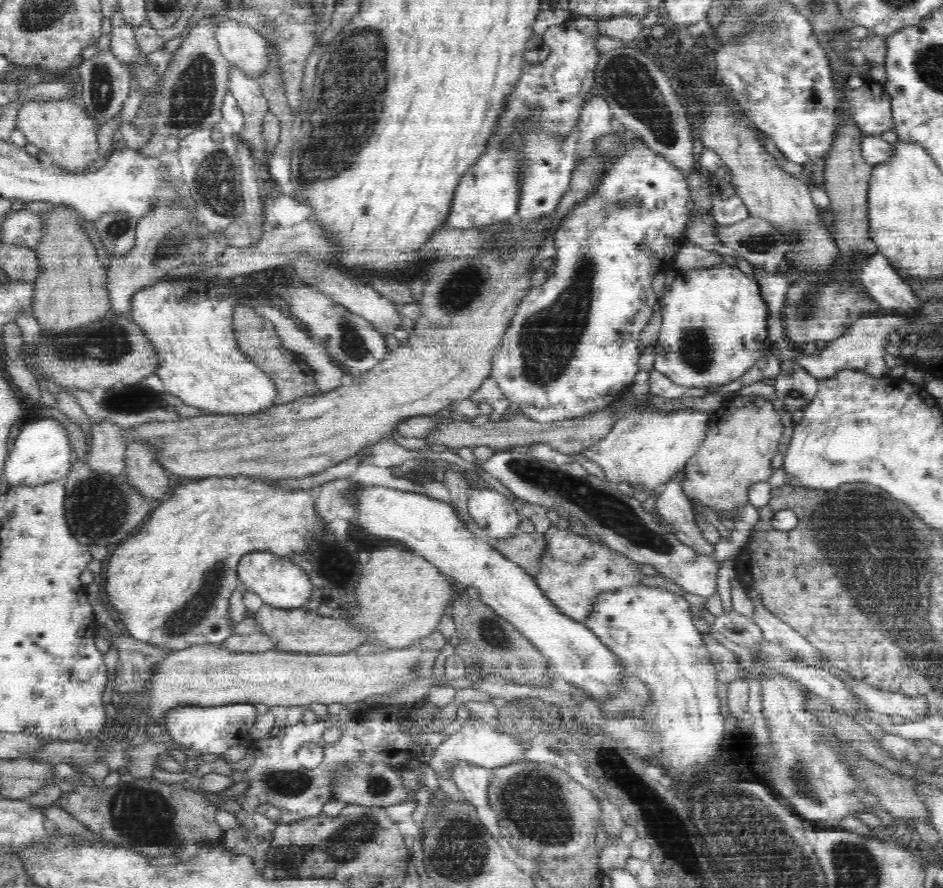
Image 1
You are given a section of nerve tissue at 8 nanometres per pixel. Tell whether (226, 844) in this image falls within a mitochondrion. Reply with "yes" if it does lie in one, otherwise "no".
no

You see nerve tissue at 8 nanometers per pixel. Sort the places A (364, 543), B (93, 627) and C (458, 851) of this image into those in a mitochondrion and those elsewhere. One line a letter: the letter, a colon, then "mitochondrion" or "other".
A: other
B: other
C: mitochondrion

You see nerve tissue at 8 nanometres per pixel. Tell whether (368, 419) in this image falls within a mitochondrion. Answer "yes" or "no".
no

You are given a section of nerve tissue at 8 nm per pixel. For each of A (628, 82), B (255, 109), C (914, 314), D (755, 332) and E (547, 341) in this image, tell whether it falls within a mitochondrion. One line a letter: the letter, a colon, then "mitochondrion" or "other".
A: mitochondrion
B: other
C: other
D: other
E: mitochondrion

